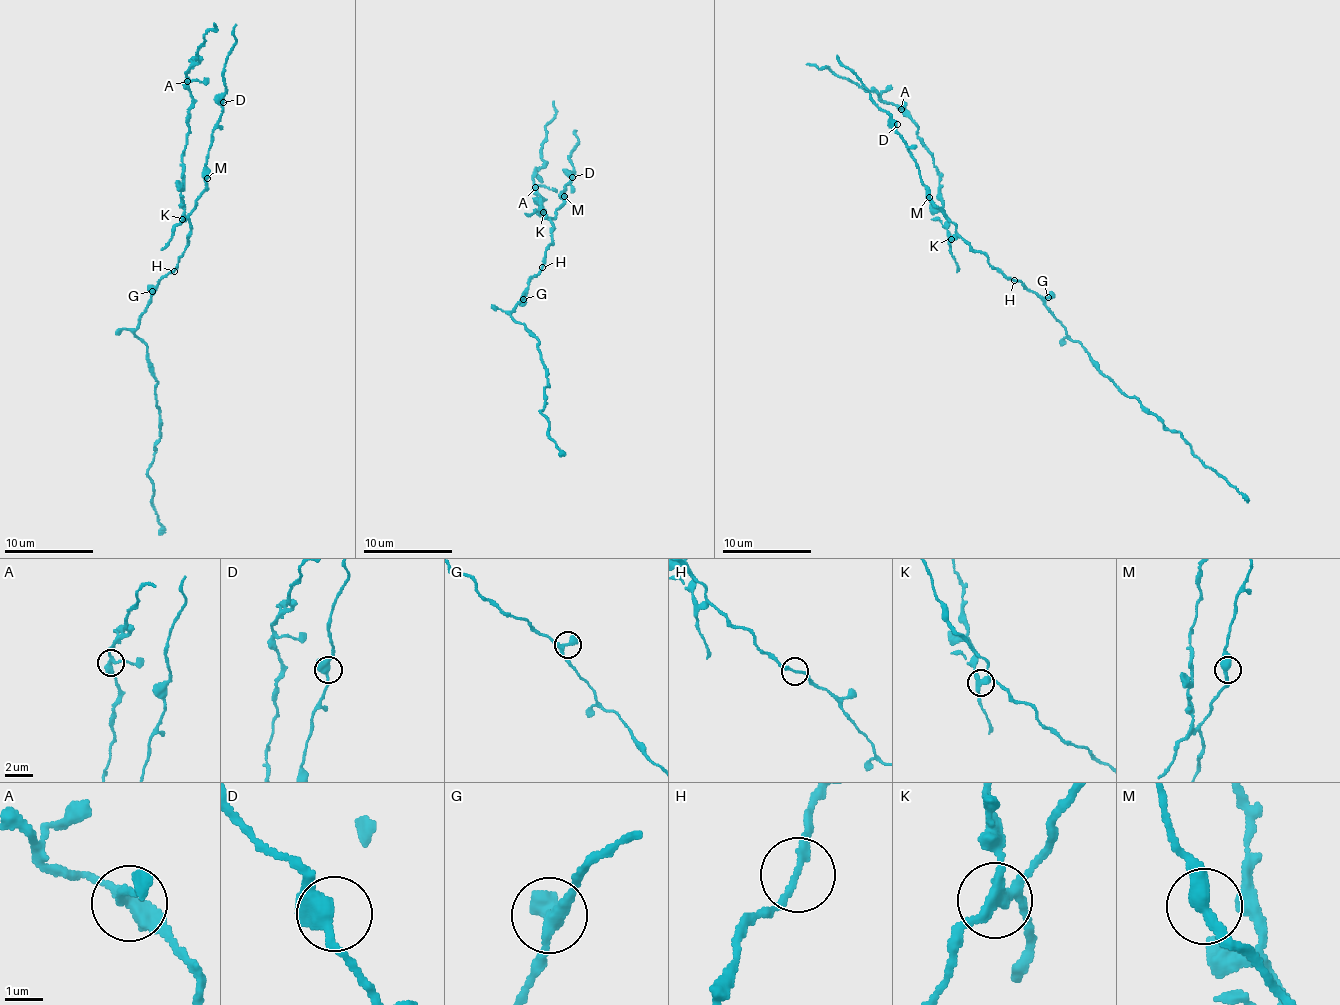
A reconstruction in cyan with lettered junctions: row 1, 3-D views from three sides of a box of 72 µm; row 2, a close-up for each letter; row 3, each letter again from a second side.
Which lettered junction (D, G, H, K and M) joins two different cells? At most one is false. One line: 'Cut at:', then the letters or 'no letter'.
Cut at: K

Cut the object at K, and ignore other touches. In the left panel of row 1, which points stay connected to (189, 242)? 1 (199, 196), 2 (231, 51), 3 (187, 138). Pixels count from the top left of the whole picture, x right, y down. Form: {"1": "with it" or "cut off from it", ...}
{"1": "with it", "2": "with it", "3": "cut off from it"}

